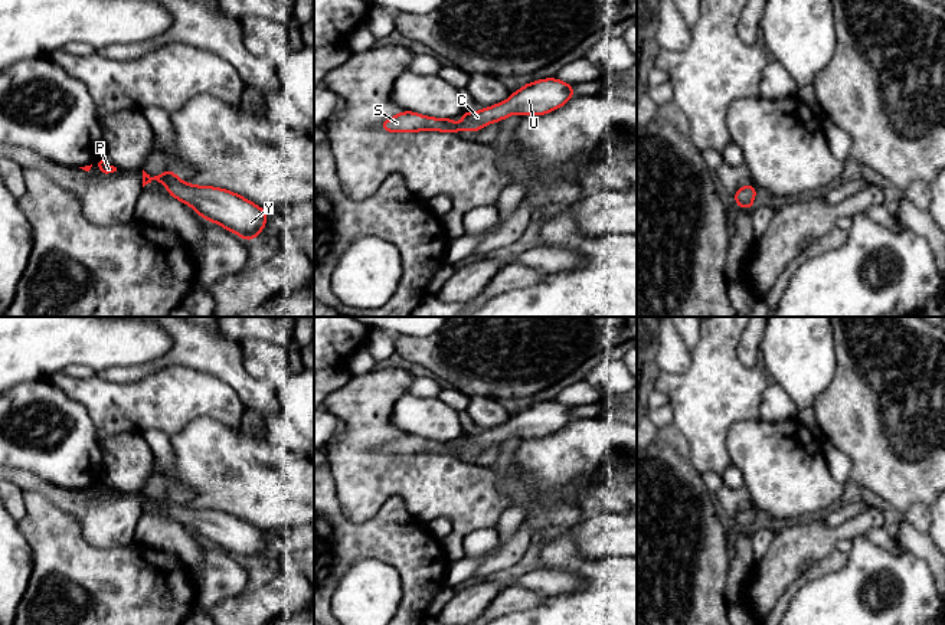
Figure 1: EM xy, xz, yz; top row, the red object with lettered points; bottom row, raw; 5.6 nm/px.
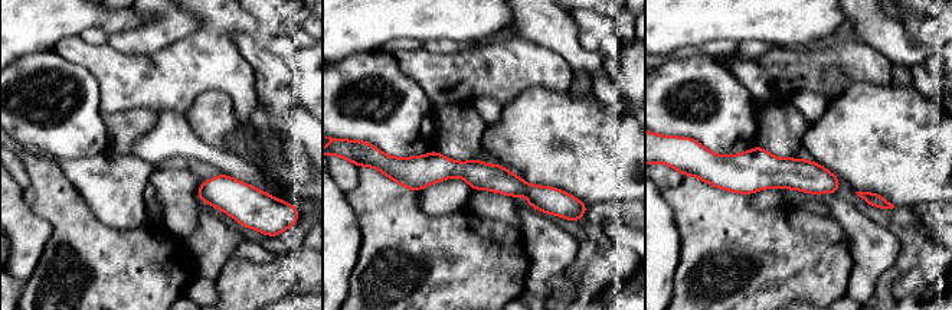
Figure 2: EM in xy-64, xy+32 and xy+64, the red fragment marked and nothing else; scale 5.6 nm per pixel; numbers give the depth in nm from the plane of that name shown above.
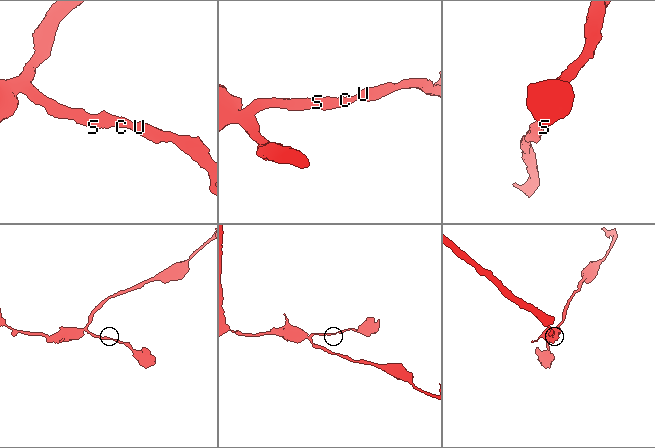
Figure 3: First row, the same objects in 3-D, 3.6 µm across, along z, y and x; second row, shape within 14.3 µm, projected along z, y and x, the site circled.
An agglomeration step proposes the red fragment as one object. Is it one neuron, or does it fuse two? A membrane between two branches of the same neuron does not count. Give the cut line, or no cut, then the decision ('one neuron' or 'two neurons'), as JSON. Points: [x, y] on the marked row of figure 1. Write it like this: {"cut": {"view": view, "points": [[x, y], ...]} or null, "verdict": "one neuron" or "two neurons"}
{"cut": null, "verdict": "one neuron"}

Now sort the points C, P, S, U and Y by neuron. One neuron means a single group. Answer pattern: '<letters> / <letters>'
C P S U Y

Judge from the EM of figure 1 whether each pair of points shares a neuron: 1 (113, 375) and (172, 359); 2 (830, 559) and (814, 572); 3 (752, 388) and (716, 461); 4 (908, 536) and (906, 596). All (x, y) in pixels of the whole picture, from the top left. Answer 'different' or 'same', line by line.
1: same
2: same
3: same
4: different

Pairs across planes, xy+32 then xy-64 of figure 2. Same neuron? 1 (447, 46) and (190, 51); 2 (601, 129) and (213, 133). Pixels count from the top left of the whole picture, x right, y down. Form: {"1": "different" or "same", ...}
{"1": "different", "2": "same"}

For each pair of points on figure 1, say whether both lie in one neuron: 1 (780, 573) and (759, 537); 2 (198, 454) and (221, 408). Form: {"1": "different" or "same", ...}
{"1": "different", "2": "different"}

